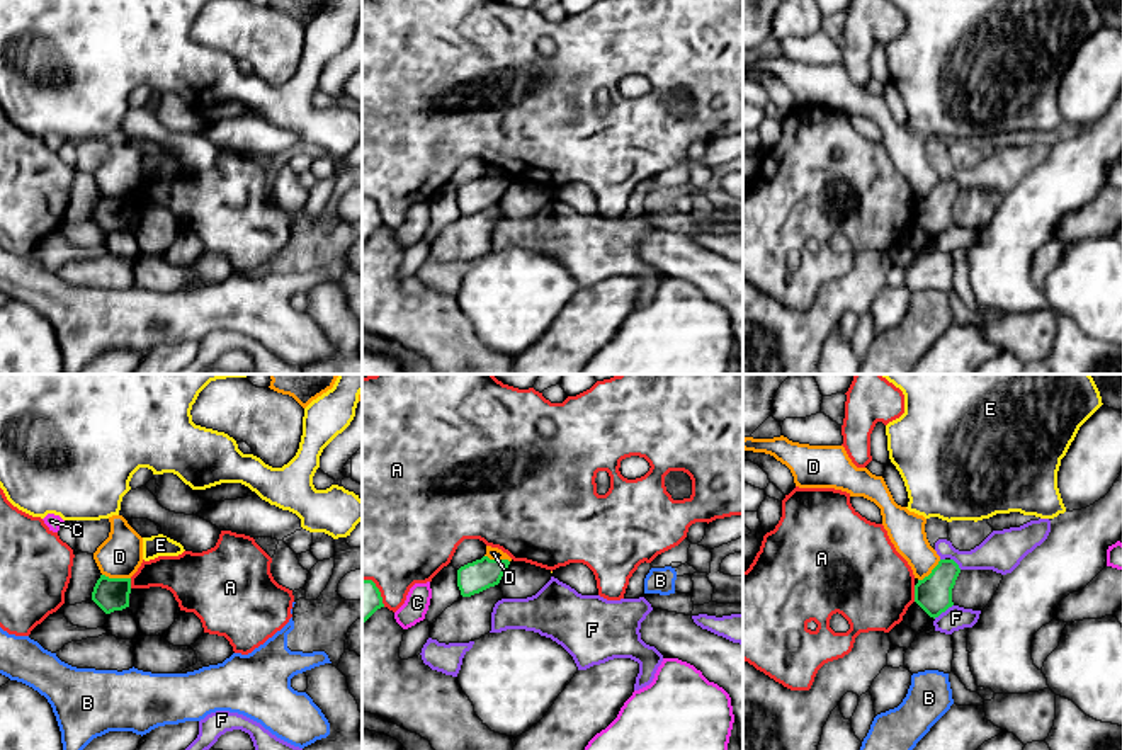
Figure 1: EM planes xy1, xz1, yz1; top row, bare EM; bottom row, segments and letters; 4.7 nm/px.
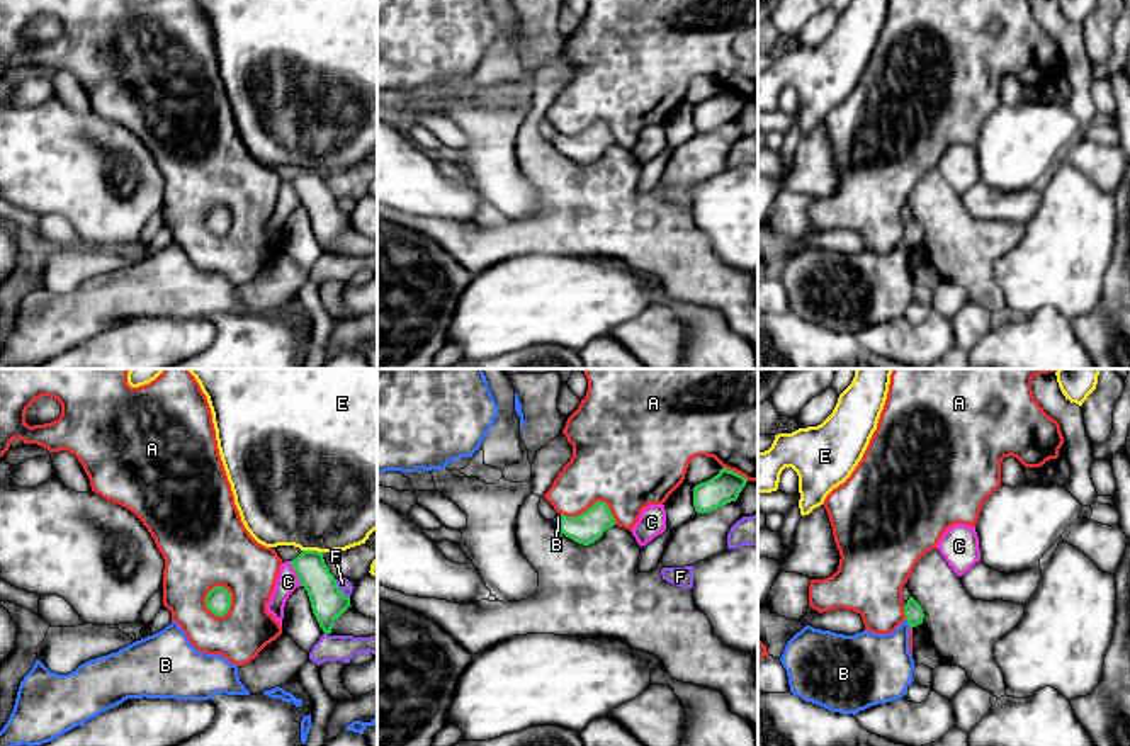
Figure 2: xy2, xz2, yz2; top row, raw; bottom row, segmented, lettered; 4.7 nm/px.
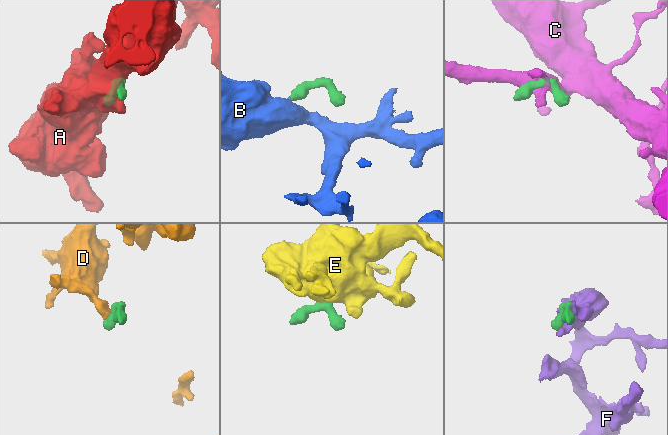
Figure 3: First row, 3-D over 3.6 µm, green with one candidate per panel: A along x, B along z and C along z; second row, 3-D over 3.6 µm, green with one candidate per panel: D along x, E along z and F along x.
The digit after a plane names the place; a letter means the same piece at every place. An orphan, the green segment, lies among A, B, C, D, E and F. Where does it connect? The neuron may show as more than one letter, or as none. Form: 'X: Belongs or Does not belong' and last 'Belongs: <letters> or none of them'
A: Does not belong
B: Belongs
C: Does not belong
D: Does not belong
E: Does not belong
F: Does not belong
Belongs: B

